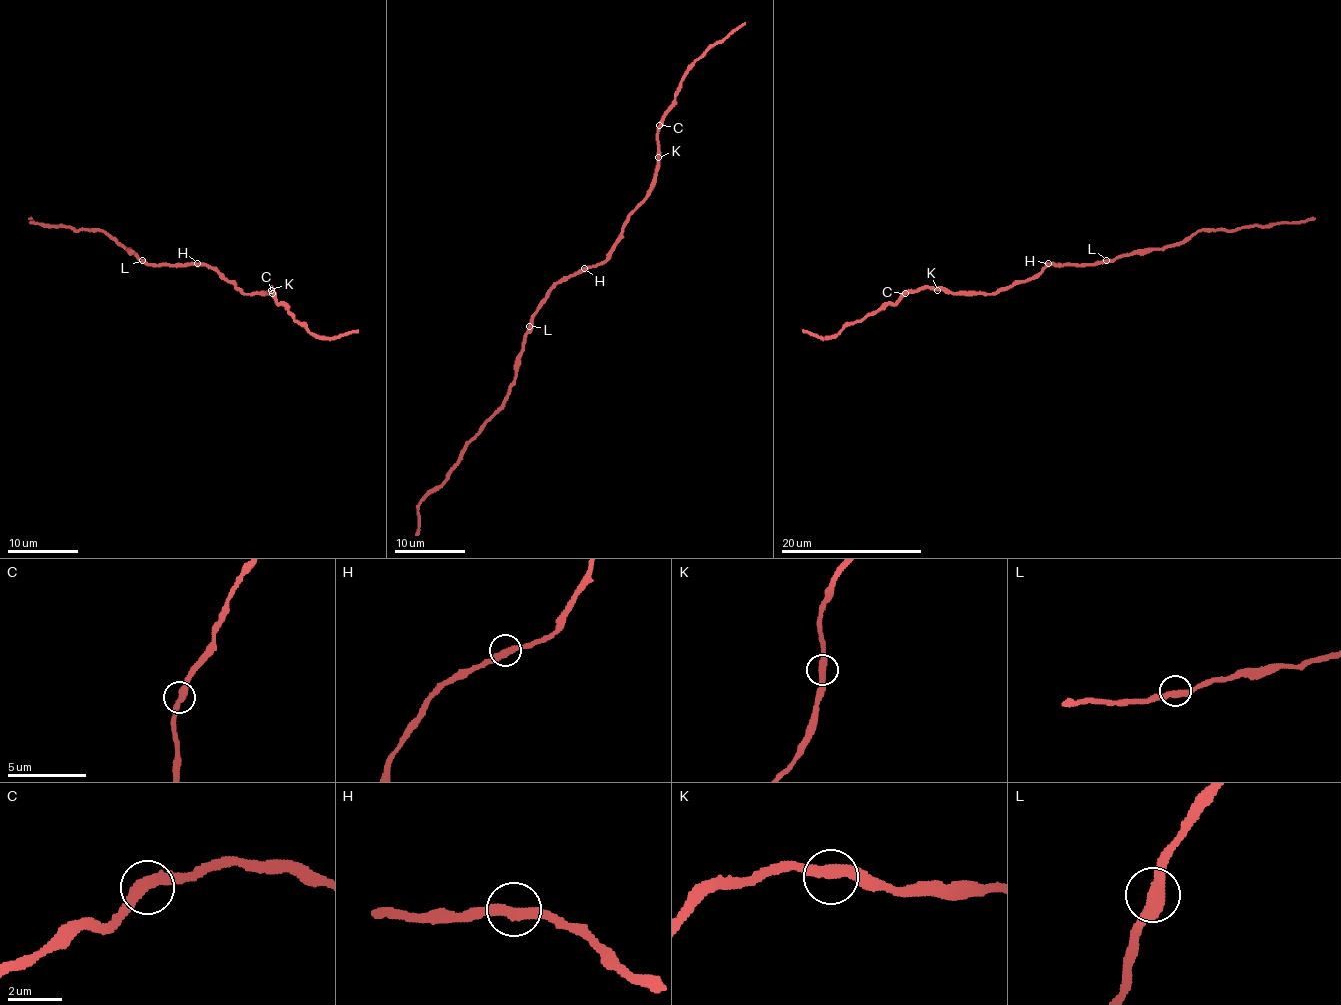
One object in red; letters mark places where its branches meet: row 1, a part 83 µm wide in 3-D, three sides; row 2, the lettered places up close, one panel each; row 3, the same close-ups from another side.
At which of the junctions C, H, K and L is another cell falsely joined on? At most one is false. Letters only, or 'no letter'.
no letter

